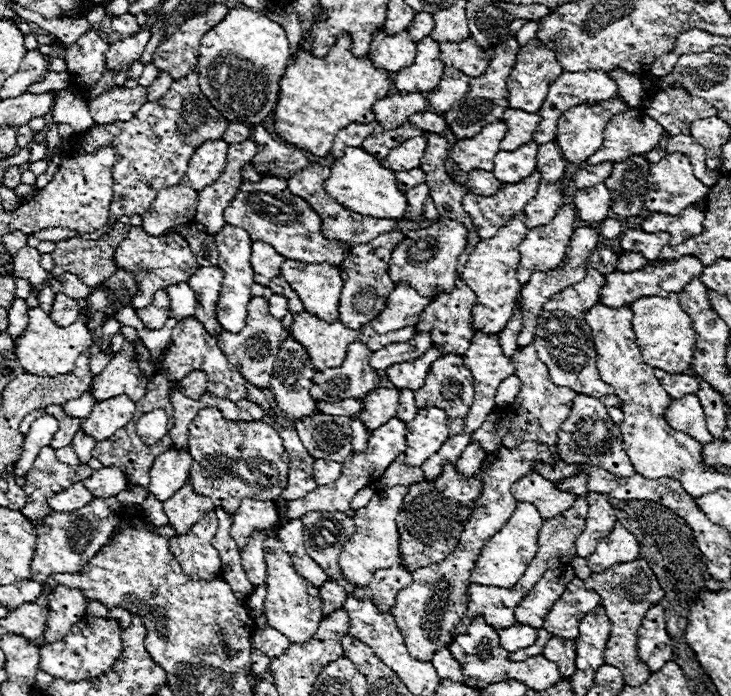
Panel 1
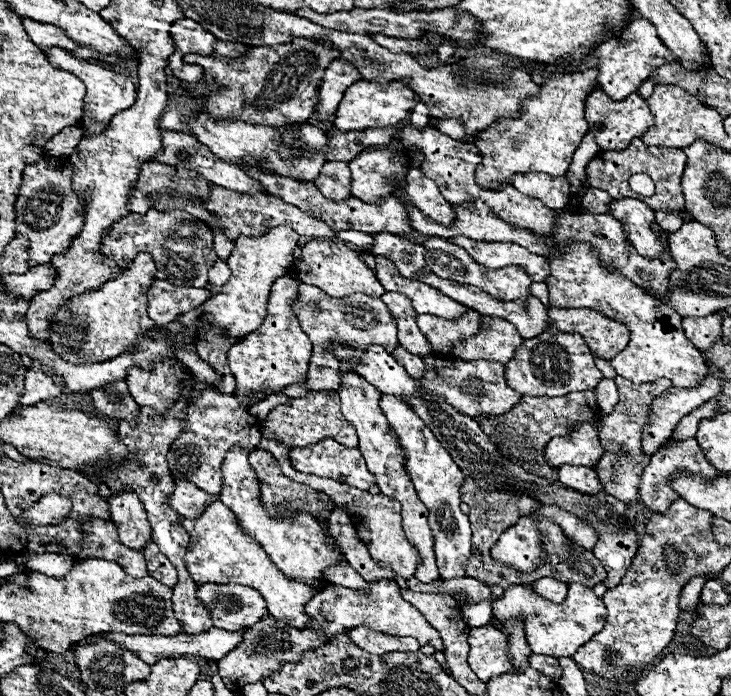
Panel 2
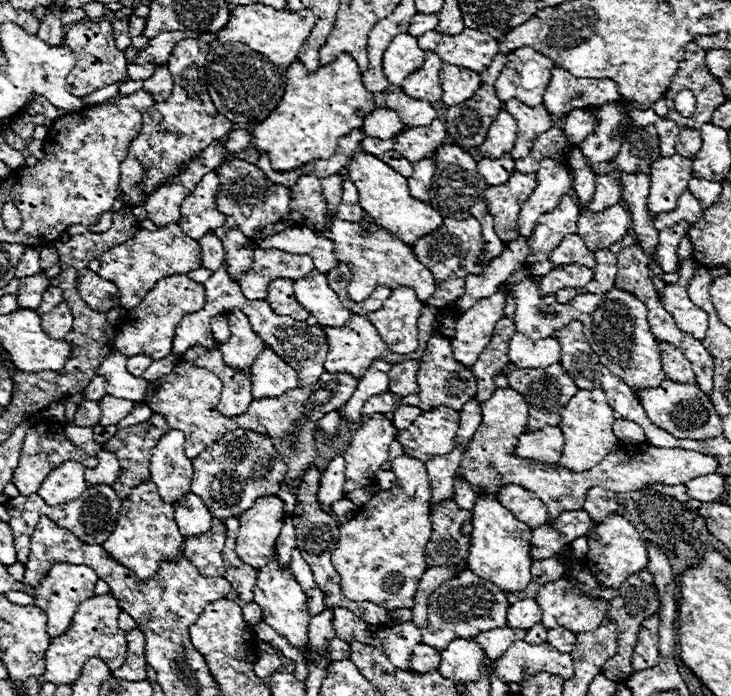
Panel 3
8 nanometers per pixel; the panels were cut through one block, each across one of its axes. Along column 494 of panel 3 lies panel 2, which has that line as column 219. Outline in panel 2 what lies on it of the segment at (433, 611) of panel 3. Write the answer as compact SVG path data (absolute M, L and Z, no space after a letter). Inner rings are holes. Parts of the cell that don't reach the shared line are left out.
M206 584L198 588L198 598L210 608L216 628L250 628L258 620L268 616L266 600L254 588L242 588L240 584Z

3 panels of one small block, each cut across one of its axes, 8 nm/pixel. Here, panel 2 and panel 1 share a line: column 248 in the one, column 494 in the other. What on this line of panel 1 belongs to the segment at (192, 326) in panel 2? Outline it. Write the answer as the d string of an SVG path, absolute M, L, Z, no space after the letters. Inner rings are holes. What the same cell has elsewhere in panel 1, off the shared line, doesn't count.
M522 212L520 216L514 216L514 220L506 224L506 228L500 228L498 236L490 240L480 240L462 272L462 280L470 284L470 288L478 294L478 304L474 306L474 318L472 318L476 330L482 330L488 334L502 332L514 314L516 300L522 288L522 284L518 282L518 266L520 266L518 246L530 232L530 228L524 224L526 222L524 218L526 216Z

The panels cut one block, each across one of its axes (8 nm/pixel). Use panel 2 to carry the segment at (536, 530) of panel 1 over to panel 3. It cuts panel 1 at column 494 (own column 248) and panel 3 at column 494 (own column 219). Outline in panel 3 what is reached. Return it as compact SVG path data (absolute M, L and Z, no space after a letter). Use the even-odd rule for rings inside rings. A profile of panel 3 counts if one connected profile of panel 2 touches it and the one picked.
M478 496L472 508L472 546L468 556L468 570L476 576L490 580L504 592L520 592L530 584L530 534L532 530L514 518L500 502Z

